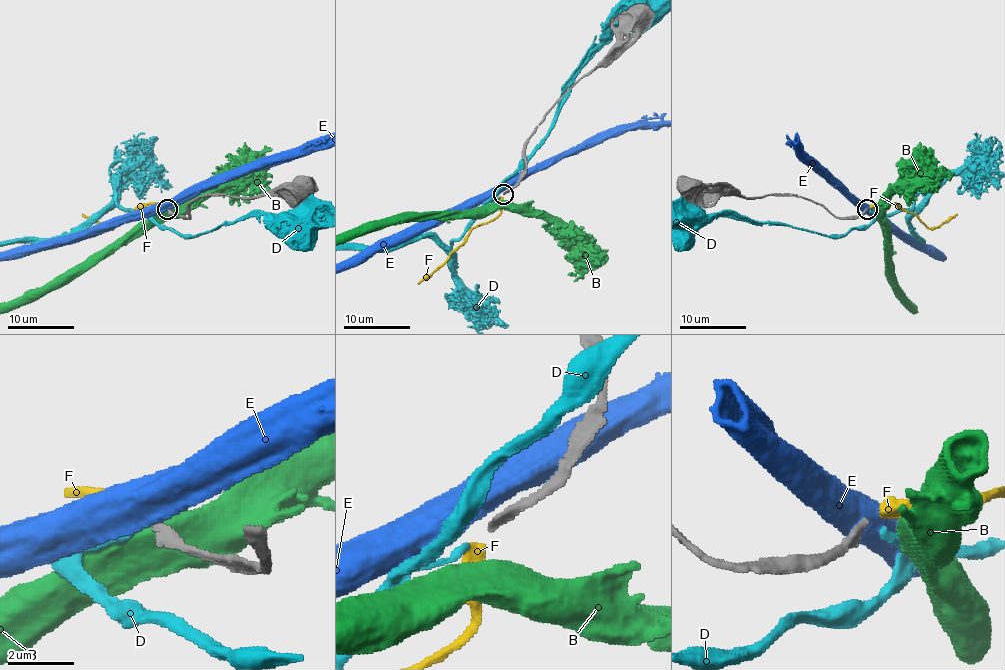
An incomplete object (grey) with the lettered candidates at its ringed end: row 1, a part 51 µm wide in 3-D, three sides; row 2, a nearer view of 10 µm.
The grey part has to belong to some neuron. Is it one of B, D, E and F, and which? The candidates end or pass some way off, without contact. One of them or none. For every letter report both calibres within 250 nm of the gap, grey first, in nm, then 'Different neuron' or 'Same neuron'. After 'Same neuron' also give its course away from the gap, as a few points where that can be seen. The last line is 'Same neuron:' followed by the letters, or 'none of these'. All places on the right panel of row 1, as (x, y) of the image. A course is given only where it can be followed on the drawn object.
B: Thickness 280 nm (grey) against 700 nm. Different neuron
D: Thickness 280 nm (grey) against 220 nm. Different neuron
E: Thickness 280 nm (grey) against 750 nm. Different neuron
F: Thickness 280 nm (grey) against 480 nm. Same neuron. Its course: (870, 208), (899, 204), (914, 213), (929, 228), (939, 226), (957, 213)
Same neuron: F

